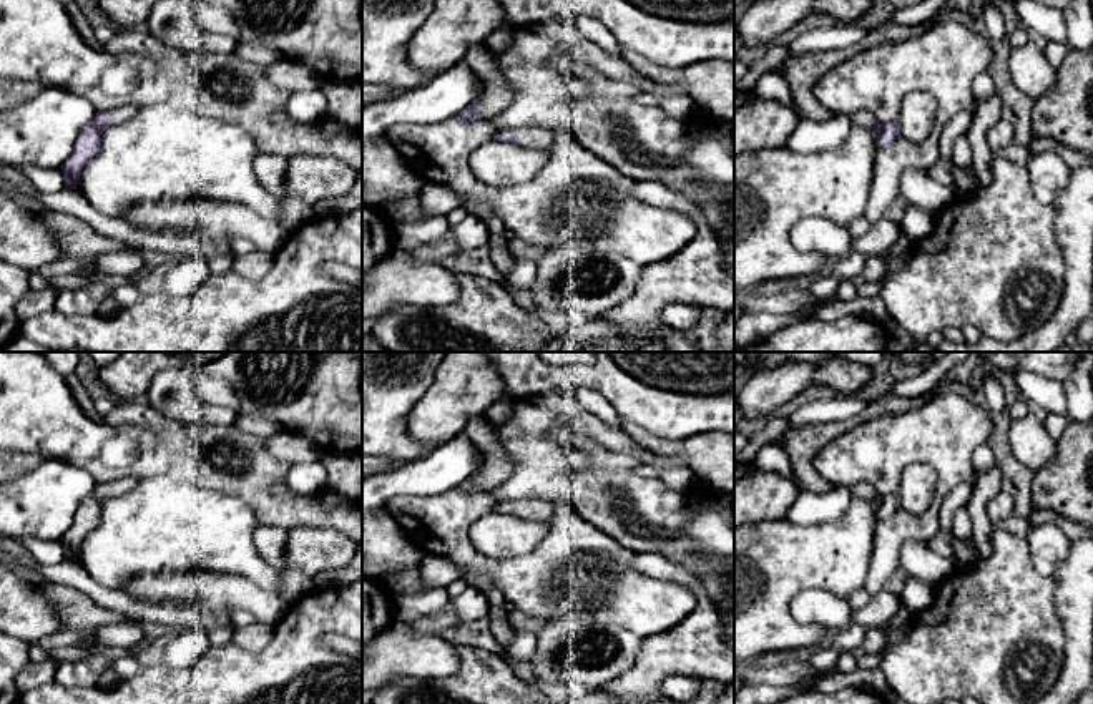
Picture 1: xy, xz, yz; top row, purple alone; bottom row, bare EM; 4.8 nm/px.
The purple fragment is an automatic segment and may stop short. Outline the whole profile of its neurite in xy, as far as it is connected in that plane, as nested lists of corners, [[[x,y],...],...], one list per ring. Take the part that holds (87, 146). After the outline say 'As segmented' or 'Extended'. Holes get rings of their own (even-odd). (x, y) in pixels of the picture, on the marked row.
[[[120,106],[110,111],[98,111],[95,120],[80,131],[75,139],[73,151],[60,166],[65,174],[65,186],[76,189],[78,179],[85,166],[98,156],[101,146],[101,133],[108,126],[115,126],[130,120],[140,106]]]. Extended

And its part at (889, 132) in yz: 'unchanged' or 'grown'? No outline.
grown

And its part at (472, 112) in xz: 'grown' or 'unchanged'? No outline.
grown

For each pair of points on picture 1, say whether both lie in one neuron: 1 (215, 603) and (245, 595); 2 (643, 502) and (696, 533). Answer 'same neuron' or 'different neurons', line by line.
1: same neuron
2: different neurons

